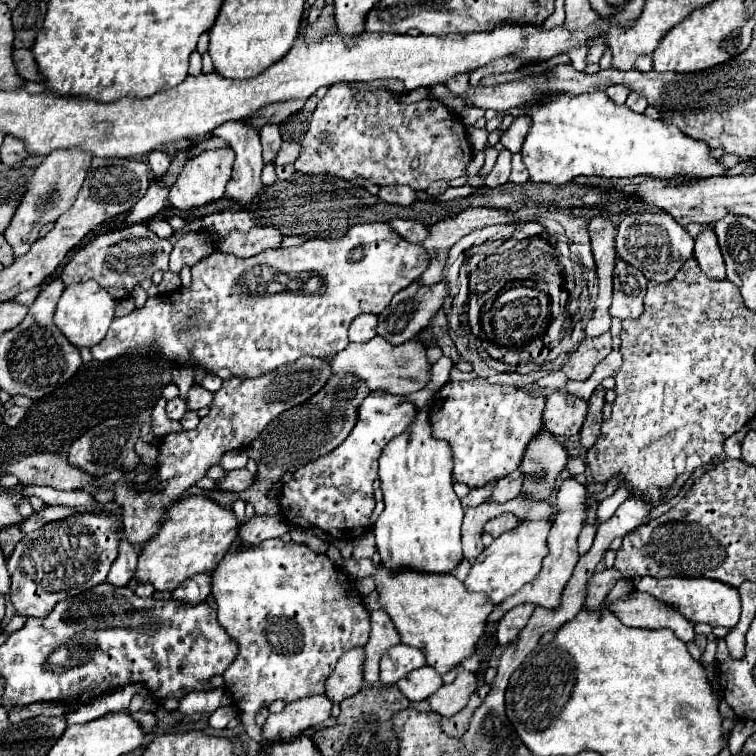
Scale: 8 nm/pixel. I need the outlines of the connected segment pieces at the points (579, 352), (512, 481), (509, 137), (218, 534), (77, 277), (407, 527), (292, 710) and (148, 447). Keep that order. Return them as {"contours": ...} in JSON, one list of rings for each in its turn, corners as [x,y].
{"contours":[[[[605,333],[597,339],[585,337],[579,347],[569,355],[567,363],[561,367],[561,371],[567,375],[567,379],[585,381],[591,377],[595,365],[605,359],[611,353],[611,333]]],[[[513,471],[511,475],[507,475],[505,479],[499,479],[497,485],[493,487],[493,493],[487,497],[487,501],[493,503],[507,503],[511,499],[515,499],[519,495],[523,483],[523,475],[519,475],[519,471]]],[[[525,115],[517,117],[517,119],[513,121],[513,125],[501,135],[503,147],[509,149],[511,153],[519,153],[519,151],[521,151],[521,143],[523,143],[527,131],[529,131],[529,119],[527,119]]],[[[189,495],[185,499],[181,499],[179,503],[175,503],[169,509],[167,515],[167,523],[163,523],[163,531],[159,531],[139,553],[139,567],[135,573],[135,581],[137,583],[151,583],[155,585],[157,591],[173,591],[179,583],[183,583],[185,579],[201,573],[201,571],[211,571],[215,569],[221,559],[225,557],[225,553],[229,551],[231,543],[235,541],[237,533],[239,533],[241,523],[237,521],[235,513],[231,507],[223,507],[219,505],[215,499],[207,497],[207,495]]],[[[145,225],[125,227],[119,231],[97,235],[91,243],[87,243],[83,249],[79,249],[71,257],[71,261],[63,267],[61,279],[65,285],[95,279],[115,299],[125,299],[131,295],[135,285],[139,285],[145,279],[151,279],[151,275],[155,271],[167,271],[169,269],[171,249],[173,249],[173,245],[167,239],[159,239]]],[[[419,411],[409,431],[395,437],[385,447],[379,459],[379,479],[385,511],[373,527],[373,535],[385,569],[389,573],[403,569],[419,573],[451,573],[463,561],[463,507],[453,491],[449,445],[433,439],[427,411]]],[[[325,695],[299,699],[285,705],[281,713],[271,713],[263,725],[263,735],[271,741],[285,741],[301,735],[311,725],[329,719],[329,713],[331,703]]],[[[139,439],[135,444],[135,451],[145,466],[157,467],[159,465],[158,450],[151,443]]]]}

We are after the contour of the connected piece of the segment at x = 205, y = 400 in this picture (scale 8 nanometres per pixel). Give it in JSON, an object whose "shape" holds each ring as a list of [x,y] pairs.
{"shape":[[[193,385],[187,393],[187,407],[189,409],[203,409],[209,407],[213,401],[213,393],[205,391],[201,385]]]}

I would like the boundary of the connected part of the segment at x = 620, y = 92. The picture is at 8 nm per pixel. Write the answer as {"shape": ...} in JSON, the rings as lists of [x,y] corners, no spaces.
{"shape":[[[613,85],[613,87],[607,87],[605,93],[607,93],[607,97],[611,97],[617,105],[623,105],[625,99],[627,99],[627,95],[629,95],[629,89],[627,89],[625,85]]]}

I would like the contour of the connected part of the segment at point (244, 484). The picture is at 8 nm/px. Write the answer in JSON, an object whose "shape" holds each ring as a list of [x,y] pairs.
{"shape":[[[239,469],[239,471],[229,471],[227,477],[219,481],[219,487],[227,491],[245,491],[251,487],[253,481],[255,481],[253,473],[249,473],[247,469]]]}

